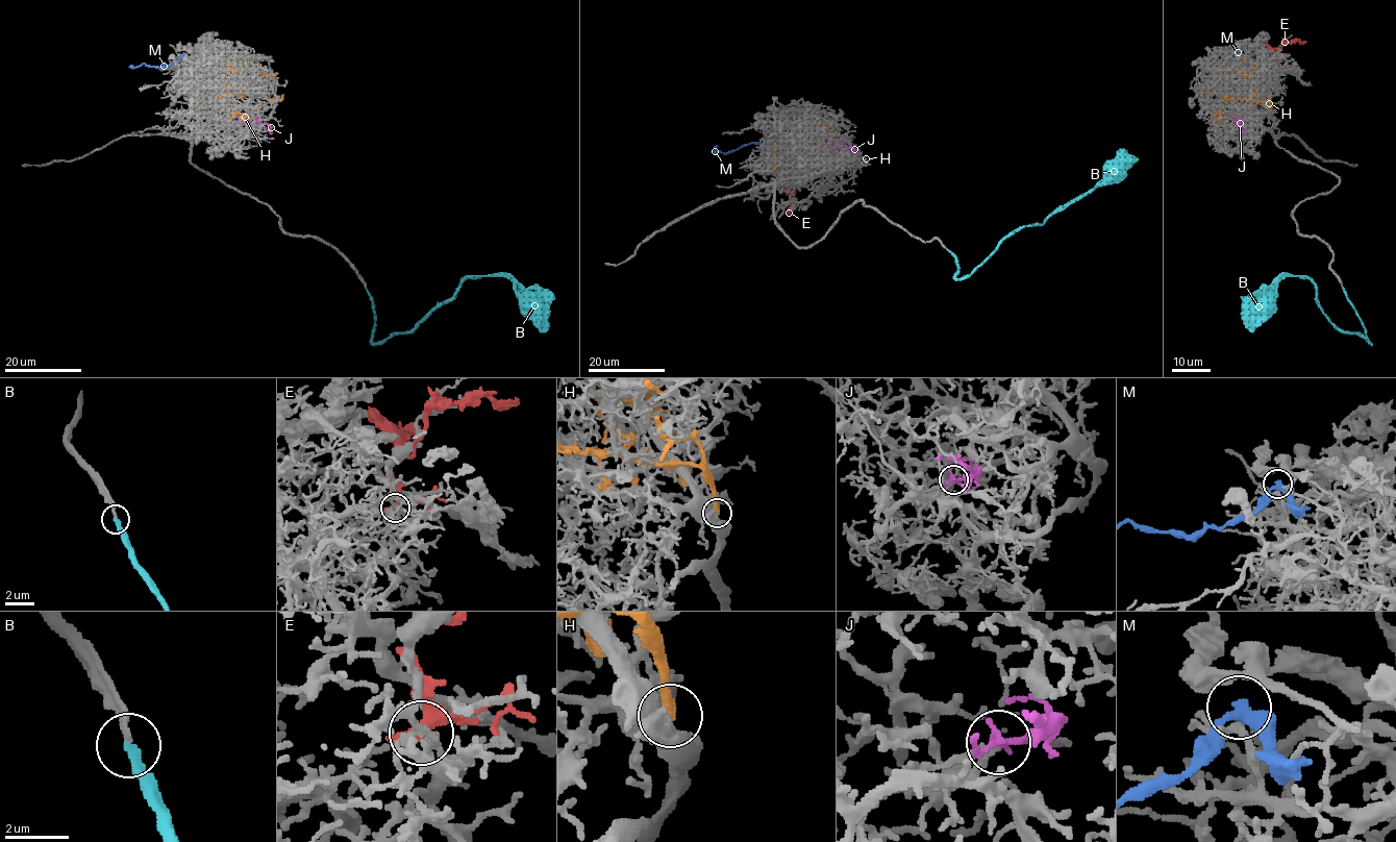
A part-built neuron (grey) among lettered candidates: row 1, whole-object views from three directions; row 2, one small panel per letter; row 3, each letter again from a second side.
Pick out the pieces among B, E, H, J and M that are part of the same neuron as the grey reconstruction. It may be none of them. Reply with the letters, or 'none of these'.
B, J

